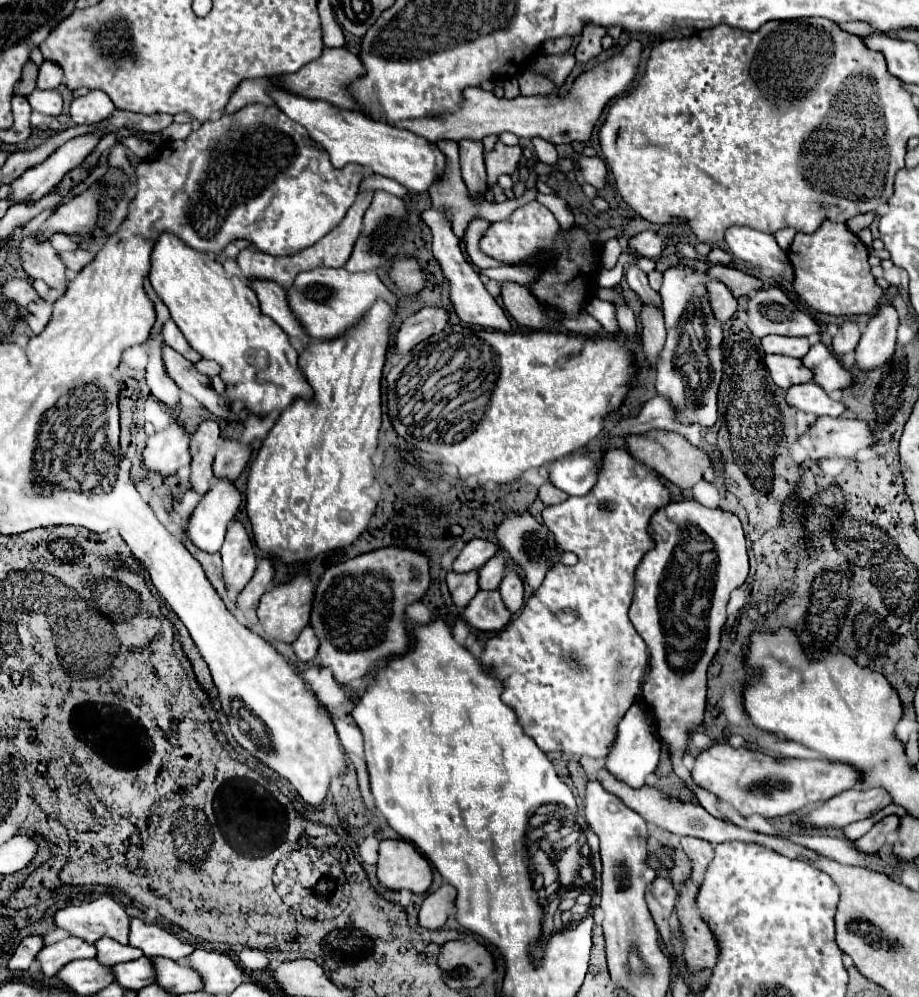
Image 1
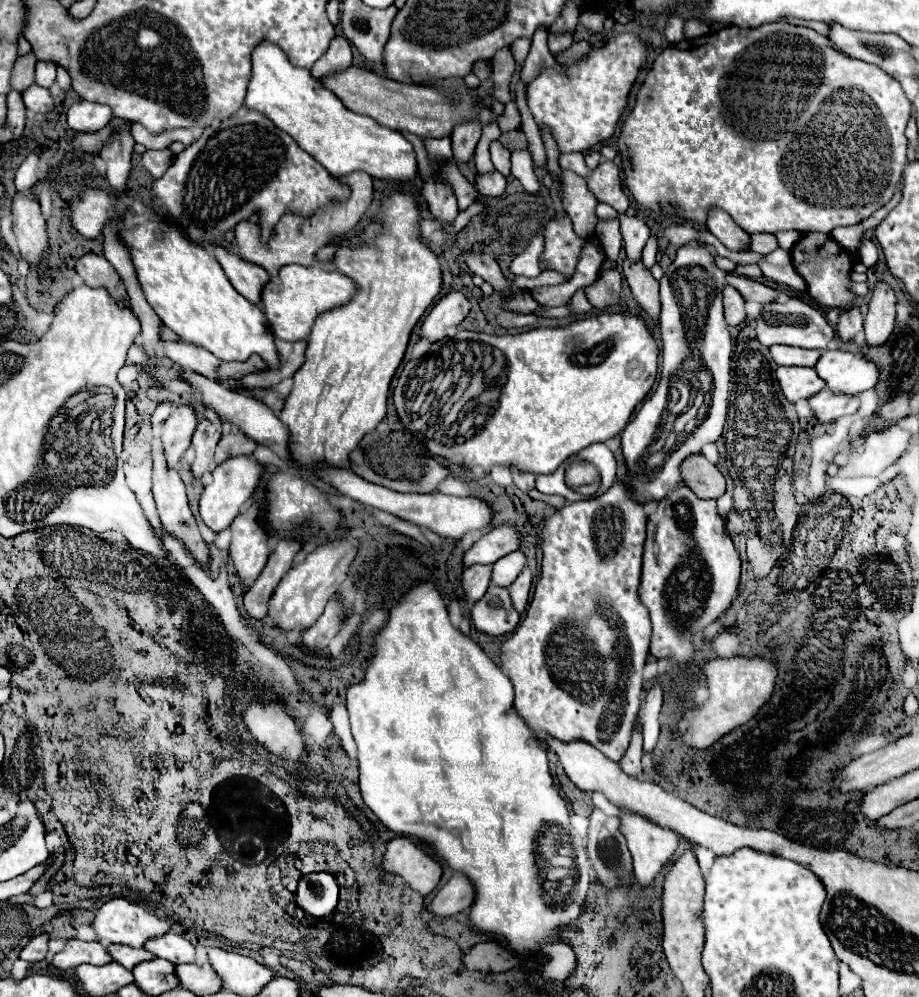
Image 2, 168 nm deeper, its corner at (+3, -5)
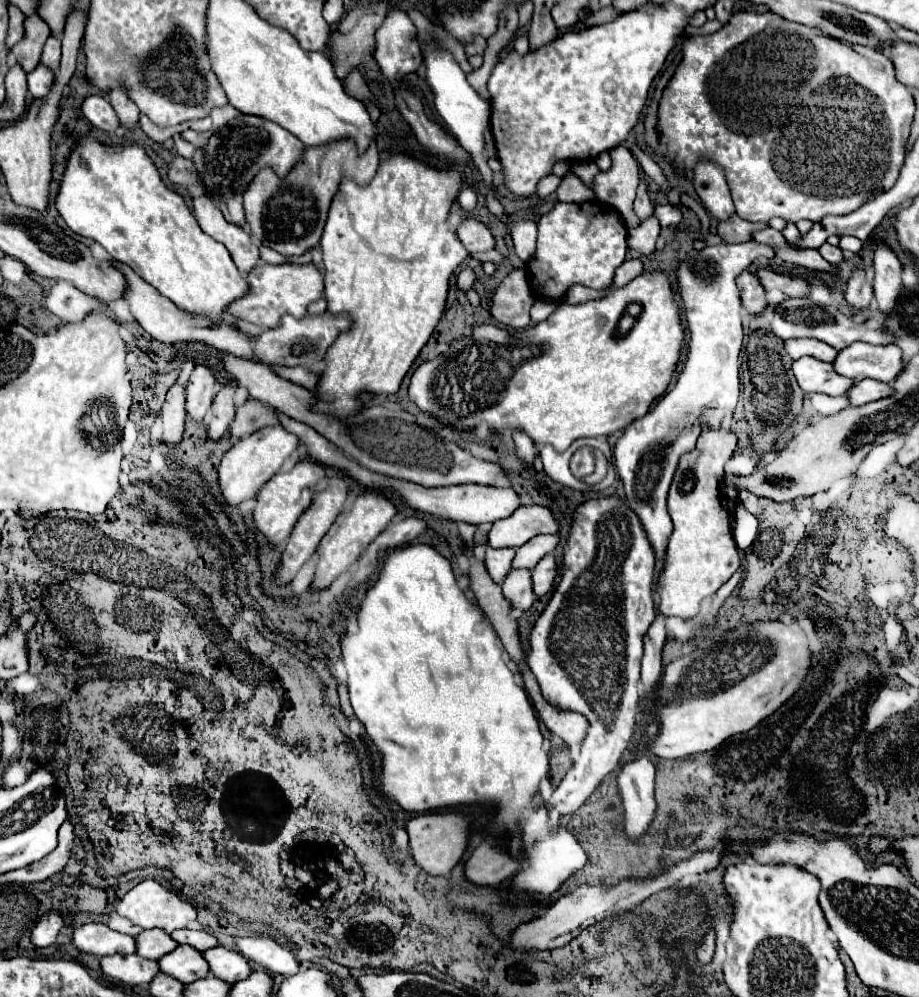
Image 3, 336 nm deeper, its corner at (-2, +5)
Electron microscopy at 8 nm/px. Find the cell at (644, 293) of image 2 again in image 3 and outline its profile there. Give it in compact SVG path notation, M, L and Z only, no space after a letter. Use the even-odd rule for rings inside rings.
M649 217L649 221L643 221L639 227L629 229L627 233L627 247L641 257L649 257L655 253L655 241L659 237L659 221L655 217Z

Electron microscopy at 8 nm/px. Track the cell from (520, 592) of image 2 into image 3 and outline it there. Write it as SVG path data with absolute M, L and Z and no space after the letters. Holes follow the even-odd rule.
M553 553L545 555L533 569L531 569L531 581L533 581L533 593L545 595L555 581L555 573L557 573L557 565L555 565L555 557Z

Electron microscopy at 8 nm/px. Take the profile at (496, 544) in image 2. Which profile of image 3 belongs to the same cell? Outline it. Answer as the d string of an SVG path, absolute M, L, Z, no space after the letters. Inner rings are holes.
M521 505L513 511L513 515L499 519L493 523L487 543L489 547L521 547L531 537L541 533L557 533L557 521L553 519L547 507L539 505Z

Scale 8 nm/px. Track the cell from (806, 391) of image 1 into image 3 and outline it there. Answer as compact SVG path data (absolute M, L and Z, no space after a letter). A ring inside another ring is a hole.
M861 379L851 385L851 389L845 393L849 399L849 405L865 405L869 401L875 401L877 397L885 397L889 393L889 385L873 379Z

